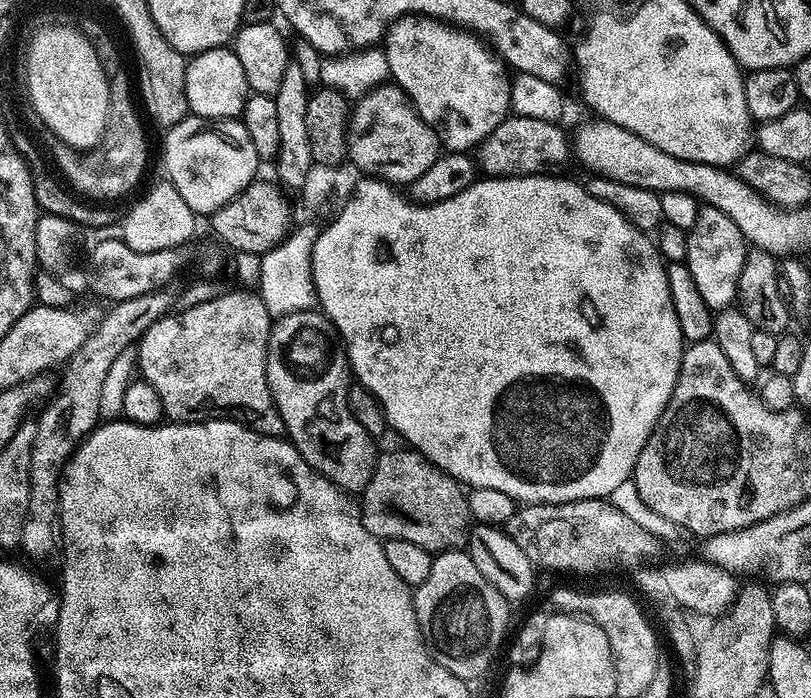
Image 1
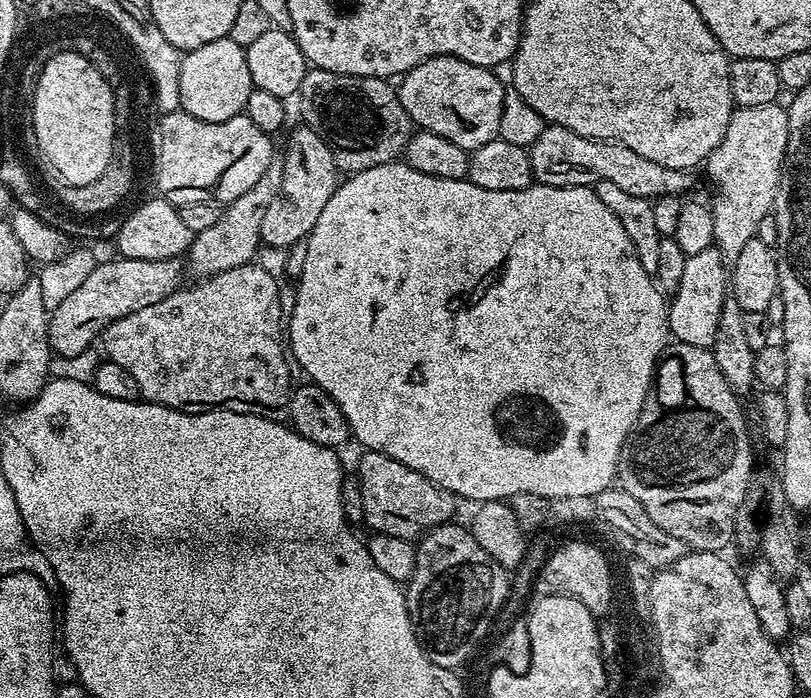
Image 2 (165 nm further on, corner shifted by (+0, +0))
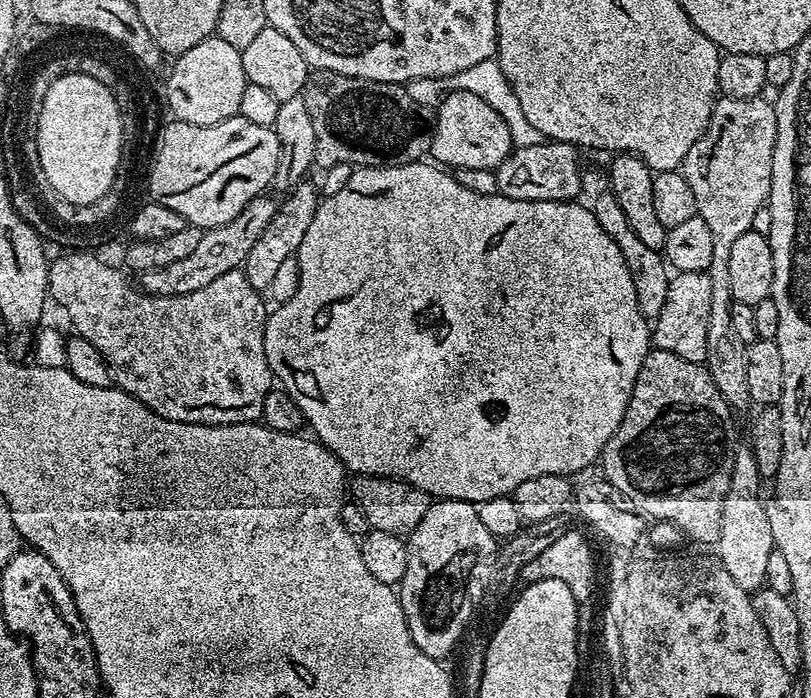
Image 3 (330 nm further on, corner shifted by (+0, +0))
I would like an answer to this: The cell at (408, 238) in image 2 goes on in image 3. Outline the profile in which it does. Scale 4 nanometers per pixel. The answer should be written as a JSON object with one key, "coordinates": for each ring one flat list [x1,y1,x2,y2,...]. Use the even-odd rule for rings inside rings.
{"coordinates":[[432,162,356,168,353,173,333,196,321,199,298,253,301,272,298,291,289,301,269,311,264,331,272,375,294,398,298,410,302,410,307,427,312,427,311,435,329,448,349,473,405,480,433,498,469,500,474,505,486,498,509,495,530,478,572,478,575,472,590,467,595,460,597,463,626,414,638,370,642,370,642,362,650,351,650,321,638,306,634,282,618,242,598,226,591,207,583,208,580,202,571,200,530,202,499,194,474,194,474,190,466,190,466,186,458,183,455,175],[508,208,524,208,524,216,516,216,516,212,508,216],[528,208,556,208,560,212,556,216,560,220,560,244,536,244,532,224,540,216,528,216],[580,268,592,268,592,276,580,276]]}

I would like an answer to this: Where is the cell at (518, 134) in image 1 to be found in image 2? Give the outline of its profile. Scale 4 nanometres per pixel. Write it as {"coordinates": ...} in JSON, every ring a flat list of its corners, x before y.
{"coordinates":[[548,124,538,134,538,138,528,149,532,178,535,183,546,186,558,186,559,188,586,188,595,186,598,182,614,182,622,190,635,194,637,198,657,200,659,196,683,197,684,191,692,184,693,173,683,168,671,168,670,166,658,166,658,162,650,162,650,158,642,158,642,154,630,150,630,146,615,144,612,140,591,140,582,134,574,134,574,130,563,128,557,124]]}

